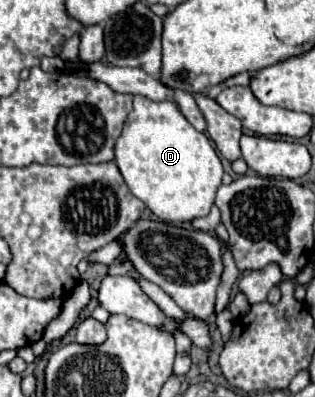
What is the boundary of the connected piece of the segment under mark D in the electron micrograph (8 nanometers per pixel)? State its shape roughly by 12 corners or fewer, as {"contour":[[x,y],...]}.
{"contour":[[134,96],[116,140],[162,222],[210,212],[224,168],[176,102]]}

